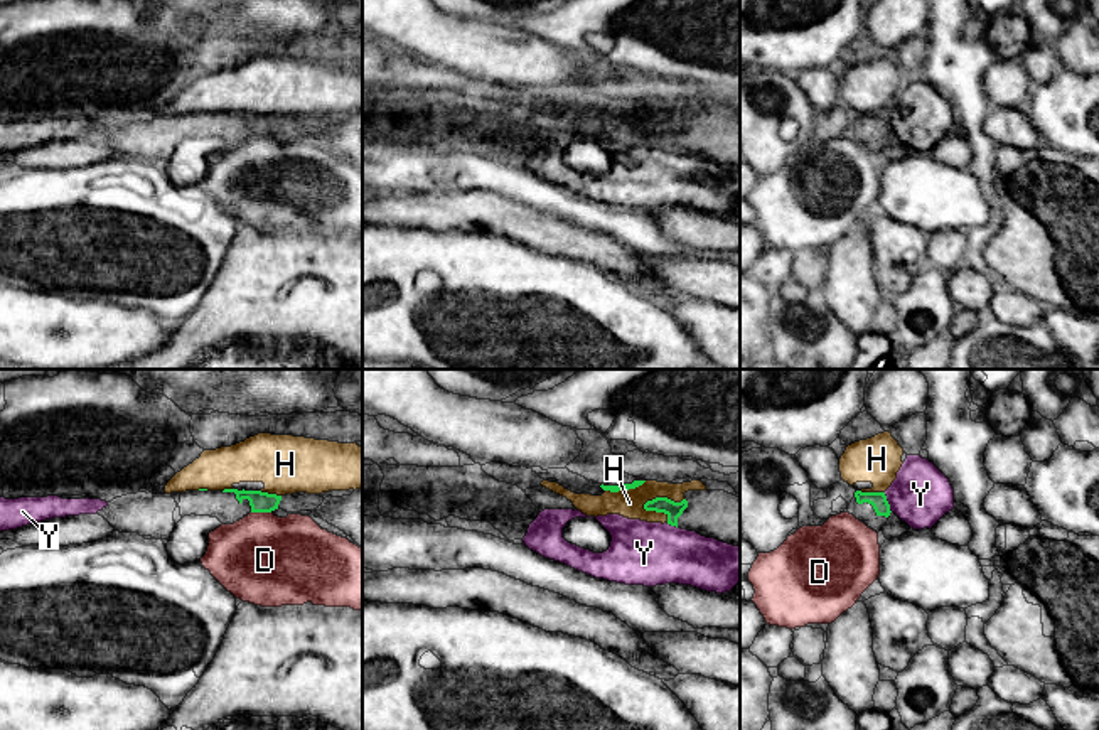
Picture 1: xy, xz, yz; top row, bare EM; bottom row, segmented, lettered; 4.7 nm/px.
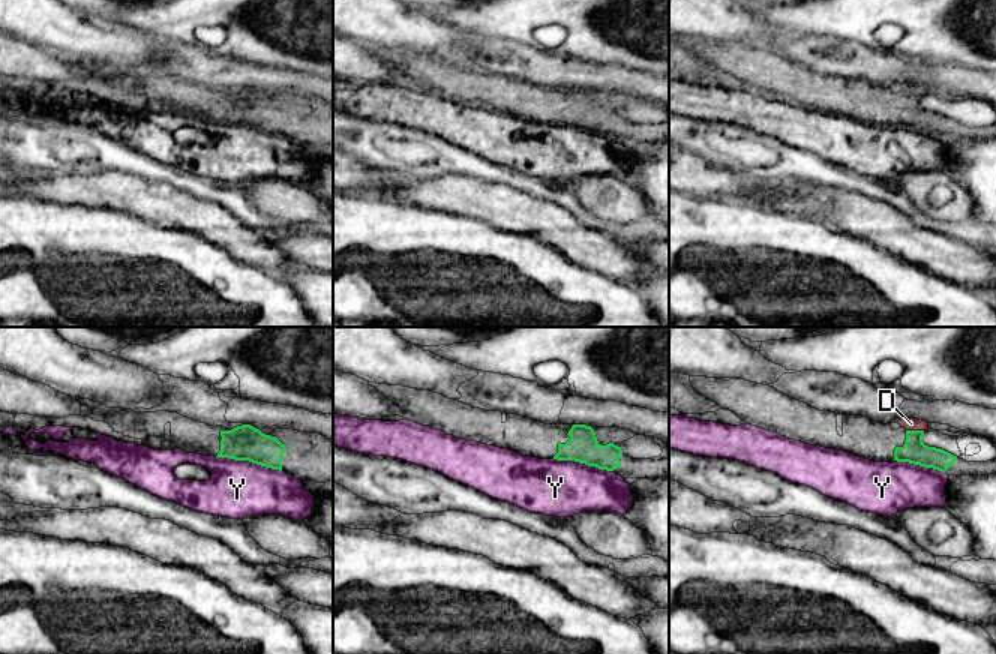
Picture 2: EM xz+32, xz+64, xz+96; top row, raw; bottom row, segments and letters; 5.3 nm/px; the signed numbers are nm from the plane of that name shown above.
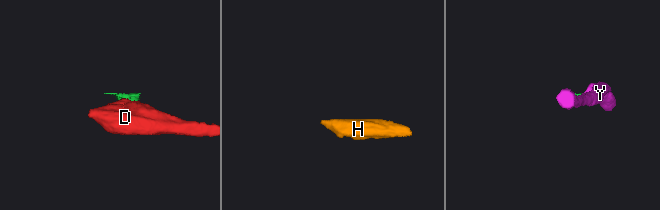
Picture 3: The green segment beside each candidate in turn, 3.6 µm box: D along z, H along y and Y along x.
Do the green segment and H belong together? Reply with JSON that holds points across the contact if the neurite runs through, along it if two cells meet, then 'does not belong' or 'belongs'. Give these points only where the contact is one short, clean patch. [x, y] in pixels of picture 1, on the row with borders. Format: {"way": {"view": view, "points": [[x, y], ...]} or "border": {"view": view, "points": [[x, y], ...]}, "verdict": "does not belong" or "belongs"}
{"verdict": "does not belong"}

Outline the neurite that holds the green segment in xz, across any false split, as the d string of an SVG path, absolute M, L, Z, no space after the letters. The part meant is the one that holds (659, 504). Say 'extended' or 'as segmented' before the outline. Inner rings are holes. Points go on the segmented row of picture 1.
extended; M688 491L681 502L656 497L644 509L664 513L671 526L740 546L740 497L725 491Z

